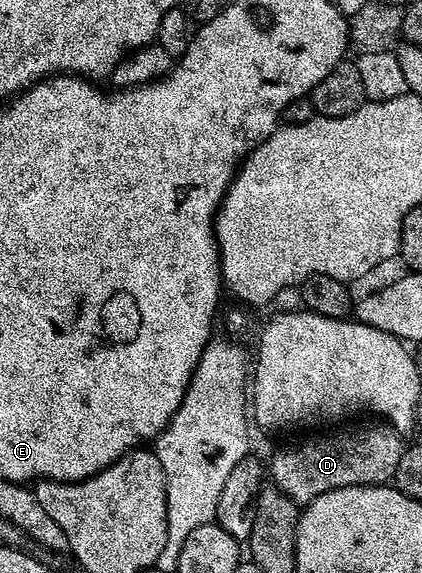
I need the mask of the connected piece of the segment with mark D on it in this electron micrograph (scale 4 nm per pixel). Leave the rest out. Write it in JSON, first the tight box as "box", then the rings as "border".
{"box":[270,425,406,504],"border":[[[380,425],[384,426],[360,426],[357,430],[344,430],[341,434],[308,438],[297,446],[278,451],[272,458],[272,466],[270,462],[271,481],[298,504],[307,504],[326,492],[347,486],[382,486],[391,483],[396,477],[398,460],[406,442],[391,425]]]}

